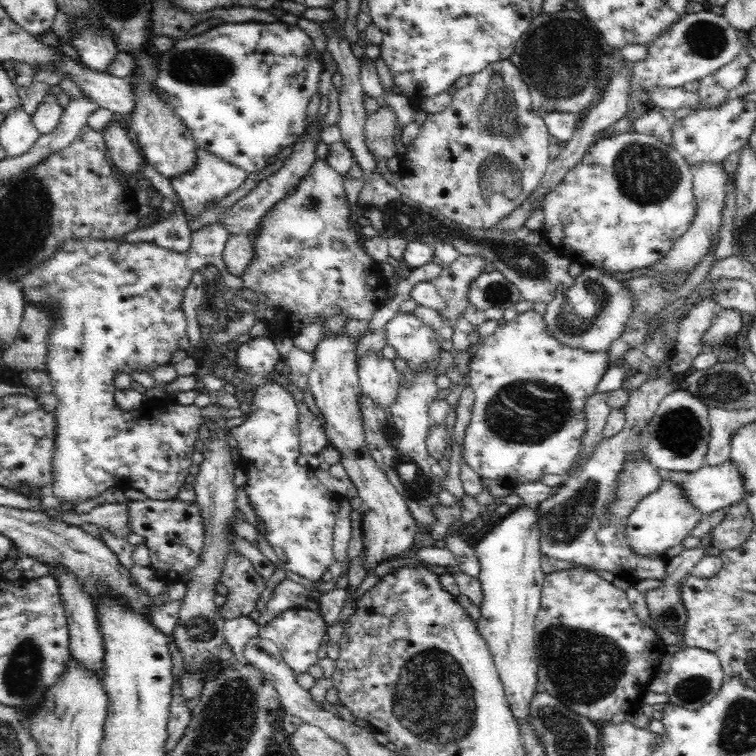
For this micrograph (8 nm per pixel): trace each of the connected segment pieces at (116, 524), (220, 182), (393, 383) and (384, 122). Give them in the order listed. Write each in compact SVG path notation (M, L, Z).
M106 502L95 506L88 514L74 514L74 524L80 527L85 523L95 524L101 529L110 531L114 536L126 539L132 532L129 530L128 505L120 502Z
M197 147L196 168L190 170L188 174L178 176L178 178L170 178L170 182L181 202L185 214L193 218L199 215L203 210L206 210L206 208L214 206L210 205L212 202L218 204L218 202L225 196L228 196L232 190L240 188L248 175L249 173L242 170L242 168L228 164L225 160Z
M382 353L366 354L357 361L357 374L361 393L376 401L380 407L387 407L398 398L402 371L395 367L395 362L386 359Z
M386 103L367 116L364 125L365 143L377 160L398 156L394 144L397 127L396 113Z

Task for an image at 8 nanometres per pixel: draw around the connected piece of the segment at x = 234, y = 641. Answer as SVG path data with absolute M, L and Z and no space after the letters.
M240 615L230 620L225 620L224 638L233 651L233 656L240 660L244 658L245 644L254 637L258 637L260 625L250 615Z

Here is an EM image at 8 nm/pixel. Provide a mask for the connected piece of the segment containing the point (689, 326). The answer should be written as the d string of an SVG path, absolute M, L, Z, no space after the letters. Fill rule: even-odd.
M705 299L684 318L678 329L669 364L669 369L674 375L685 373L692 367L693 358L706 351L702 343L703 334L711 328L719 310L714 301Z

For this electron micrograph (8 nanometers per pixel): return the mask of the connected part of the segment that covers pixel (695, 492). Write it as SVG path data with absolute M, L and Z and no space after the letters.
M726 461L718 466L703 464L696 472L661 472L661 477L670 479L670 481L676 481L680 487L684 488L688 501L694 507L700 509L703 517L715 510L737 503L742 499L742 494L744 494L744 479L742 479L742 473L740 473L740 469L738 469L738 465L734 461Z

